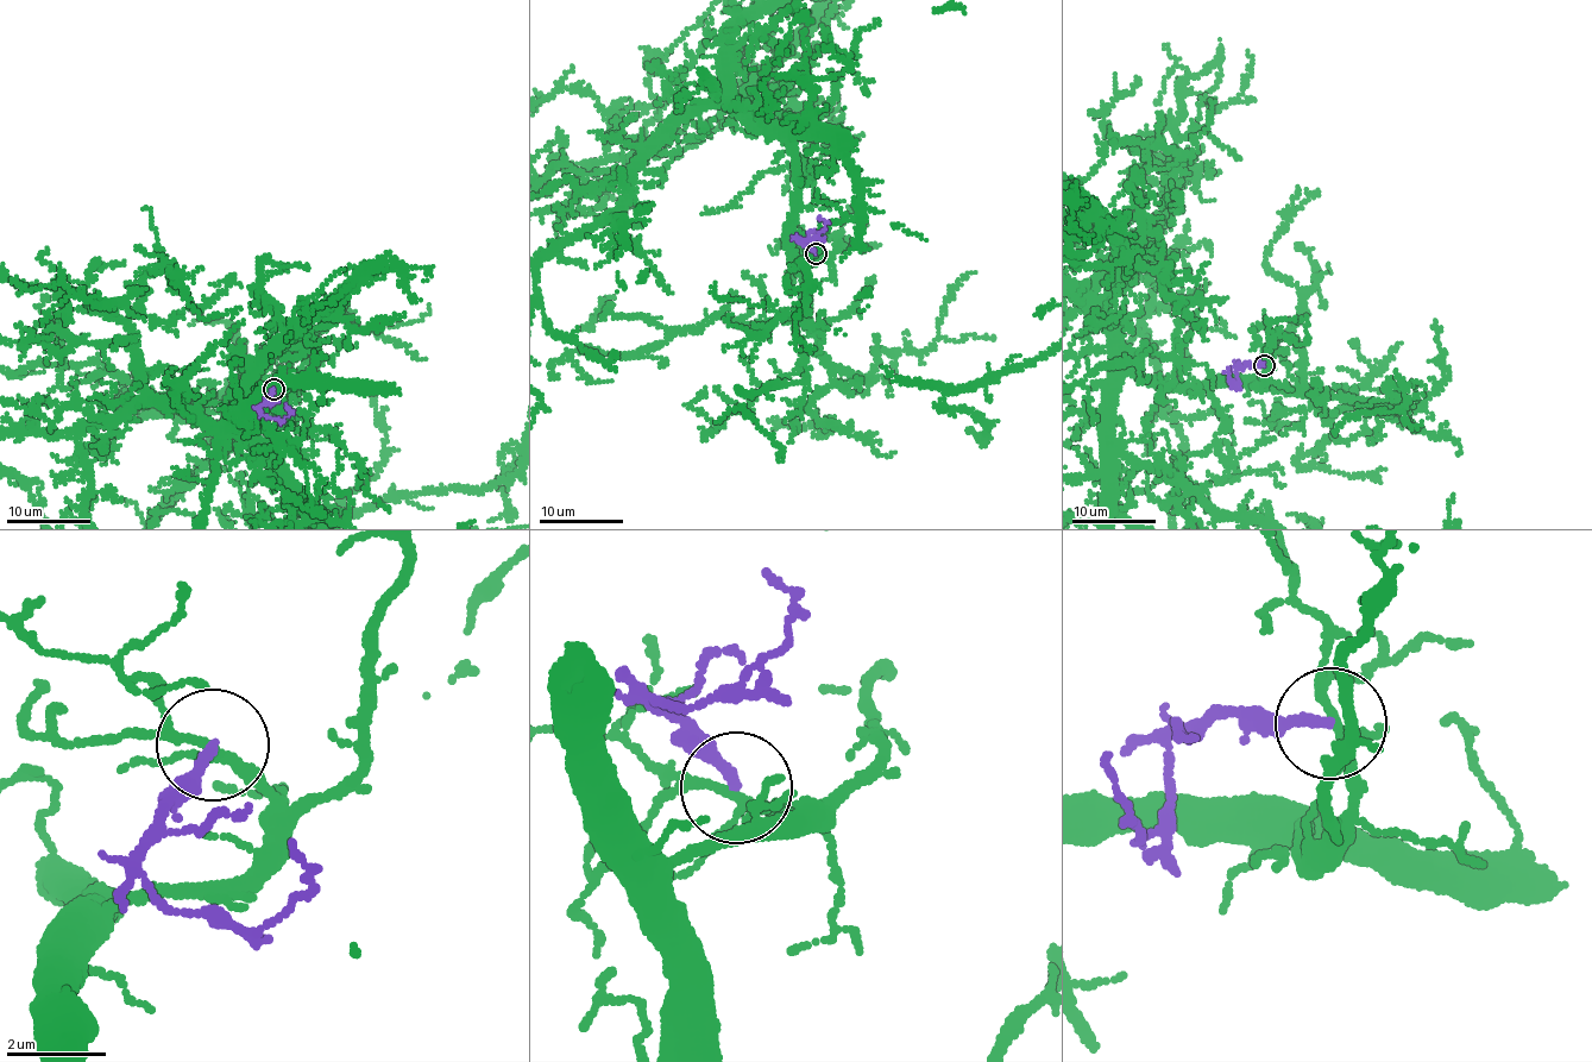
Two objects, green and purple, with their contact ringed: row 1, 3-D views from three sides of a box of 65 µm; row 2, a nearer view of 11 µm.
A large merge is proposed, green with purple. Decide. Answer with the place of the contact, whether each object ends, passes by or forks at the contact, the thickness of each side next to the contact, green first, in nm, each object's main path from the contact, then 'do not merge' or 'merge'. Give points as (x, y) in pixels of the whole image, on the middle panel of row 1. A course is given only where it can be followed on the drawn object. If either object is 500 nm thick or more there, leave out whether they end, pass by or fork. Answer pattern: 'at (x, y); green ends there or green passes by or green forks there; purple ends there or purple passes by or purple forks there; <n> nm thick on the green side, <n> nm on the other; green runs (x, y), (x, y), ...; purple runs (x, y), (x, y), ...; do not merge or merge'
at (816, 253); green forks there; purple ends there; 180 nm thick on the green side, 200 nm on the other; purple runs (816, 255), (801, 239), (809, 240), (822, 232), (825, 227), (819, 218); do not merge

